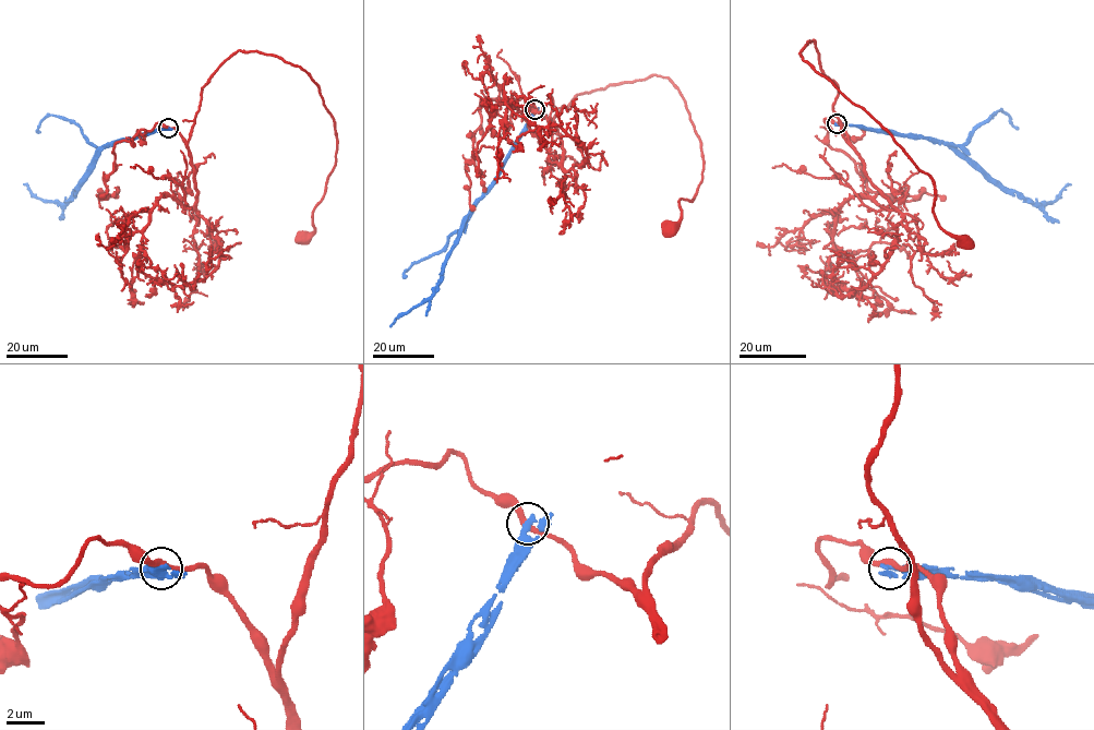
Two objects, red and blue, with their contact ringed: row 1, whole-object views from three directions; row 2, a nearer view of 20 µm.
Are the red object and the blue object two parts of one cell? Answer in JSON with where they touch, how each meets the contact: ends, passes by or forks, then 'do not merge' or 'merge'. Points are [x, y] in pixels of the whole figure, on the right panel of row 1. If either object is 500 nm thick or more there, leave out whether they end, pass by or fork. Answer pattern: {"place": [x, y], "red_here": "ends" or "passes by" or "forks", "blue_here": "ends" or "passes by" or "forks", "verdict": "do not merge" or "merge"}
{"place": [837, 123], "red_here": "passes by", "blue_here": "passes by", "verdict": "do not merge"}

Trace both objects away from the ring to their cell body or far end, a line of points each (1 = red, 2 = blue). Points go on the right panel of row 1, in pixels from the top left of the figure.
1: (837, 123), (848, 142), (833, 109), (838, 85), (808, 42), (802, 58), (927, 174), (937, 224), (968, 239)
2: (837, 123), (941, 141), (970, 158), (1004, 187), (1033, 203), (1053, 202), (1071, 184)

